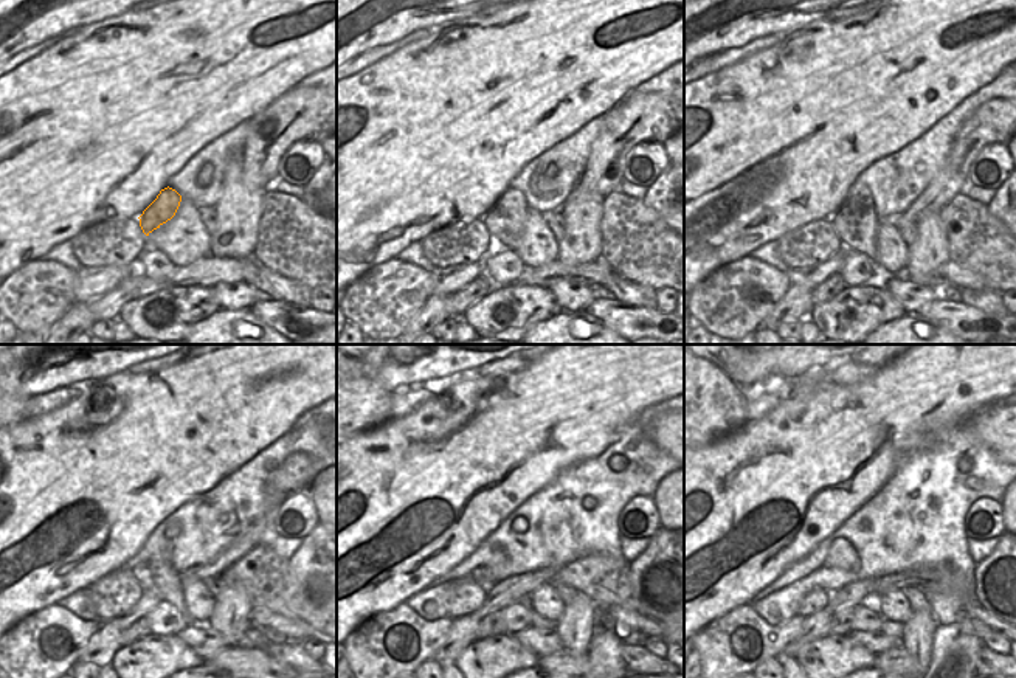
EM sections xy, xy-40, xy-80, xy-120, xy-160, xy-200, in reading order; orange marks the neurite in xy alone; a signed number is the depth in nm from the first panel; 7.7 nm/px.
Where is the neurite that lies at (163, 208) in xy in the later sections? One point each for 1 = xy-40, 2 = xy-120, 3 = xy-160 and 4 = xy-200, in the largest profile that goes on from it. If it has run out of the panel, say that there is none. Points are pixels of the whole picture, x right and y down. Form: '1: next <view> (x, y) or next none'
1: next xy-40 (506, 221)
2: next xy-120 (160, 577)
3: next xy-160 (537, 621)
4: next xy-200 (892, 629)

